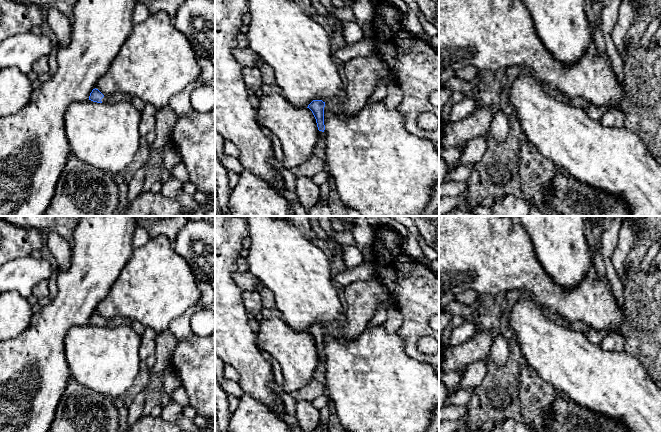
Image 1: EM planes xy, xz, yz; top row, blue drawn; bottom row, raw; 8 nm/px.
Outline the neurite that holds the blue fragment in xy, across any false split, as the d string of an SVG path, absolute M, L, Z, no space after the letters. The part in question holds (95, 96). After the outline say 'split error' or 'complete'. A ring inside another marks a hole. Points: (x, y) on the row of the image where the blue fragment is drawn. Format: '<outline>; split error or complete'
M93 89L90 93L89 100L97 103L111 102L118 103L121 101L131 101L133 99L132 95L126 93L117 93L113 96L104 96L98 89Z; split error

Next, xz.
M313 100L307 108L309 108L317 123L317 127L319 130L319 139L317 141L317 144L314 148L314 155L317 157L324 157L325 155L325 125L324 125L324 107L325 102L322 100Z; split error

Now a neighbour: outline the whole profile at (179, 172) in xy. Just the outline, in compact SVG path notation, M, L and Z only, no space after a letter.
M182 163L176 165L172 169L171 176L178 179L182 184L190 181L189 174L188 174L185 166Z

